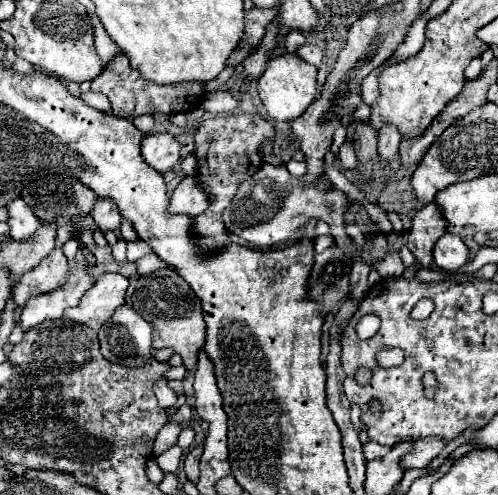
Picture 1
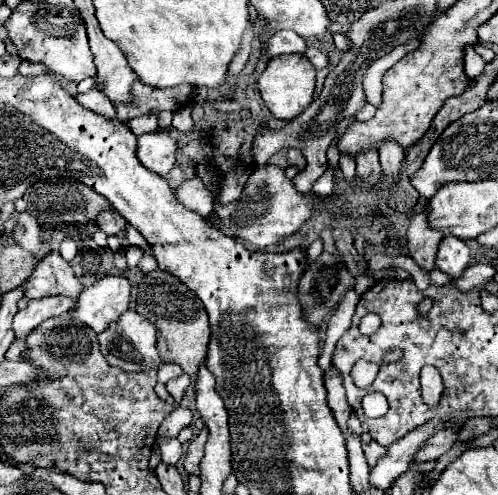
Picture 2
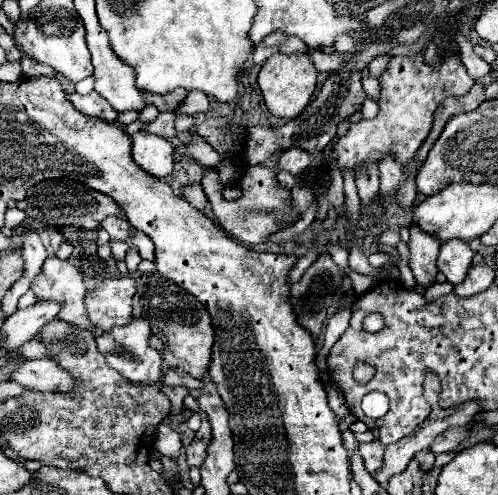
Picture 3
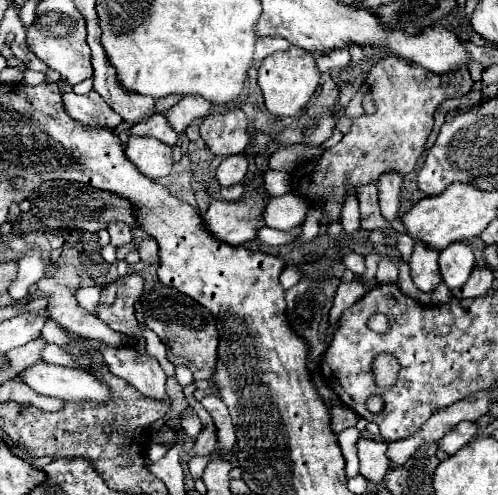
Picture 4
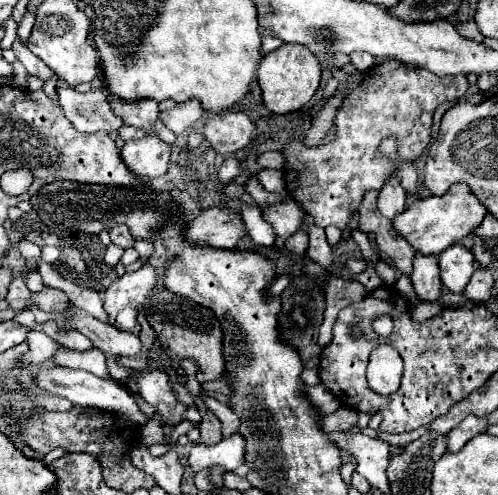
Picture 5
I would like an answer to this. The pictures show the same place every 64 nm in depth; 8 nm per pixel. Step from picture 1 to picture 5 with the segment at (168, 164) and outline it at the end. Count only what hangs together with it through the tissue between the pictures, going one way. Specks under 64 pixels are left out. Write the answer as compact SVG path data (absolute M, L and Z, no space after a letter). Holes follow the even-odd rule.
M154 136L130 140L122 148L122 160L140 178L156 178L166 174L170 162L170 146Z

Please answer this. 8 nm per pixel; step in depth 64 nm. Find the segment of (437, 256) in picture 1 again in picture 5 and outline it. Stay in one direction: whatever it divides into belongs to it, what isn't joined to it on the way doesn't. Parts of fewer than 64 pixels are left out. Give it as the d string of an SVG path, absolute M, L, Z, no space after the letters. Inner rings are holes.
M454 244L454 246L446 248L438 256L438 260L440 260L440 278L442 278L442 284L450 292L460 294L466 288L472 272L476 270L474 268L474 256L472 256L472 252L468 248L464 248L464 246L460 246L460 244Z

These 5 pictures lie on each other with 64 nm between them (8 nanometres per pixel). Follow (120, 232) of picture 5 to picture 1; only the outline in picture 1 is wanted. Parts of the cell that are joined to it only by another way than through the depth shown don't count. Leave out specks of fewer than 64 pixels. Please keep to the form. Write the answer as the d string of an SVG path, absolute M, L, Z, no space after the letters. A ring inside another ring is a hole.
M104 196L96 198L96 204L90 214L100 230L118 230L120 228L122 216L120 216L116 204L112 204L112 200L108 200Z

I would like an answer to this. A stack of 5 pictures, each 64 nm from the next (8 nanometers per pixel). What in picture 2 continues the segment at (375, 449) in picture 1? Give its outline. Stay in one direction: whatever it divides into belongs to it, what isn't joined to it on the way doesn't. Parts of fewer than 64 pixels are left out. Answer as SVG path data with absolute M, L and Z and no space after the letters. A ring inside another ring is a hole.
M368 442L368 444L364 444L364 456L366 456L366 460L368 460L368 466L374 466L376 462L378 462L378 458L382 458L384 456L384 452L386 452L386 448L384 446L380 446L378 442Z

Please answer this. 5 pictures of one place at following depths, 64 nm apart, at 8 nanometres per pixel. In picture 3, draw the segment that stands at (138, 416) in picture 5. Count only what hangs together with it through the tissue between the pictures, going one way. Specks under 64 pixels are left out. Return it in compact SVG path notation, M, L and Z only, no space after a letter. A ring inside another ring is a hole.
M28 360L20 364L8 378L24 388L40 390L40 392L76 392L78 382L52 360Z

